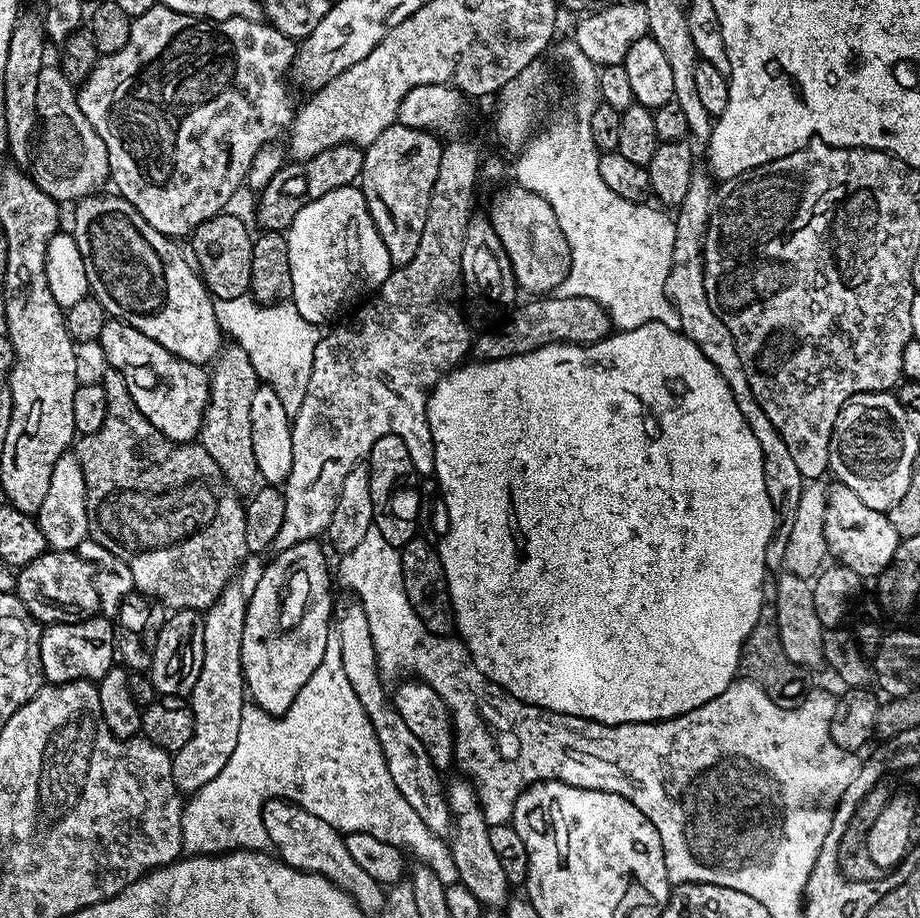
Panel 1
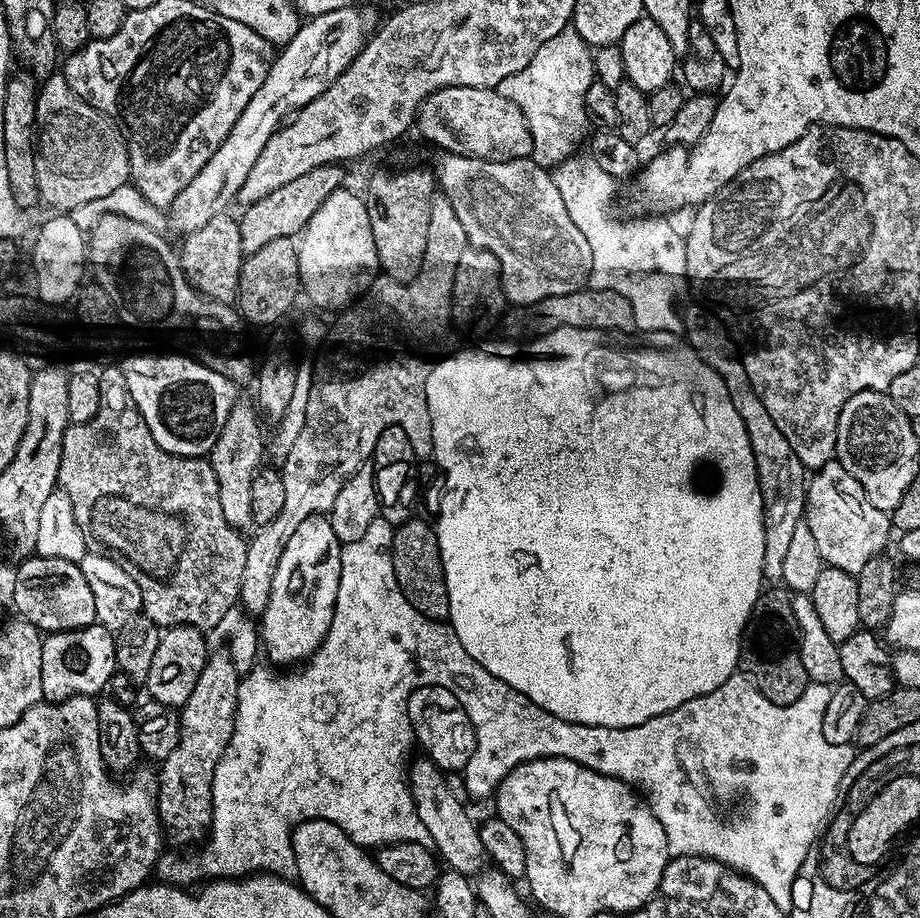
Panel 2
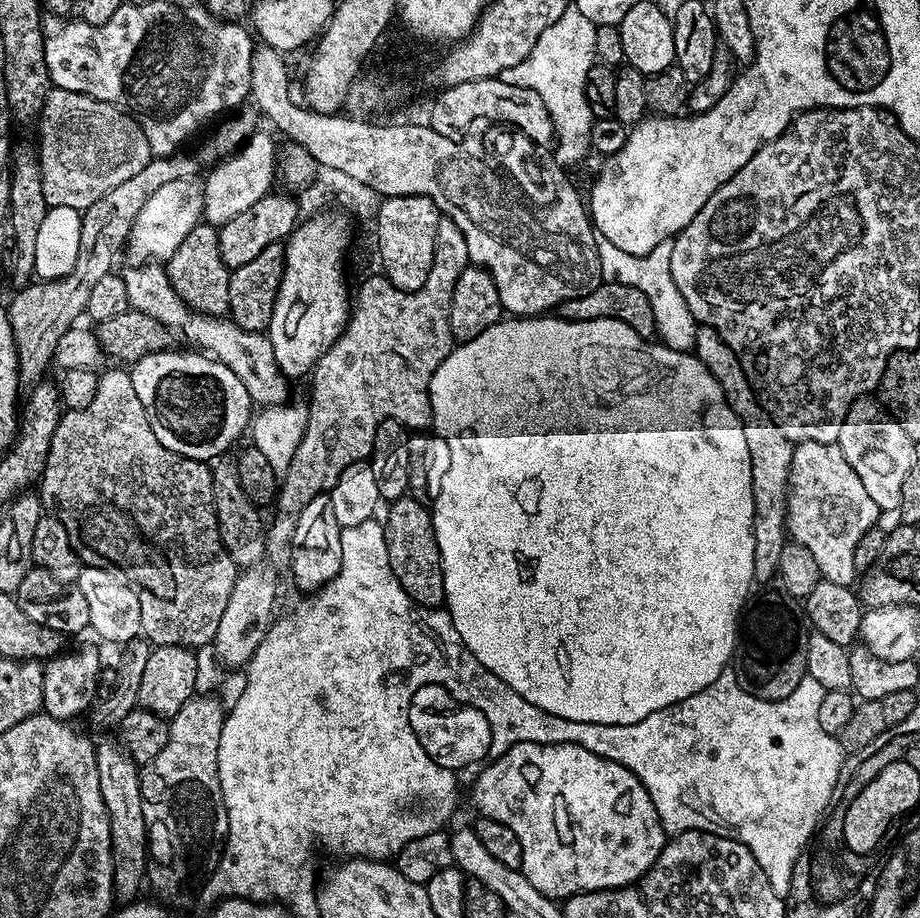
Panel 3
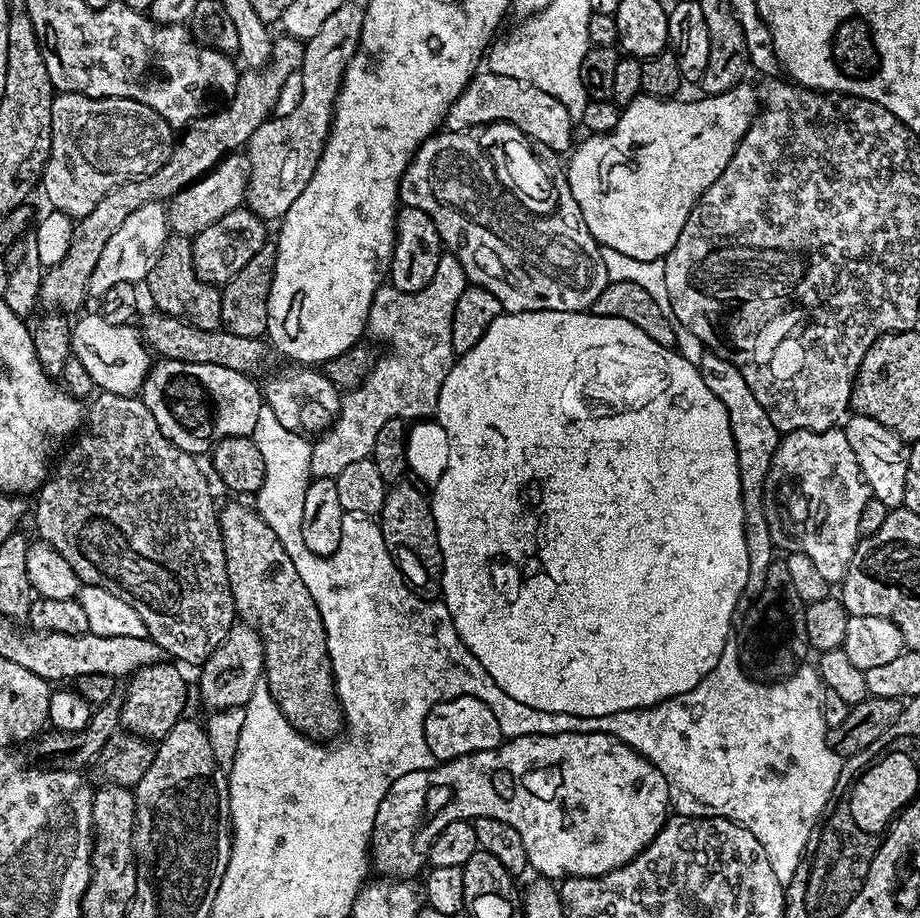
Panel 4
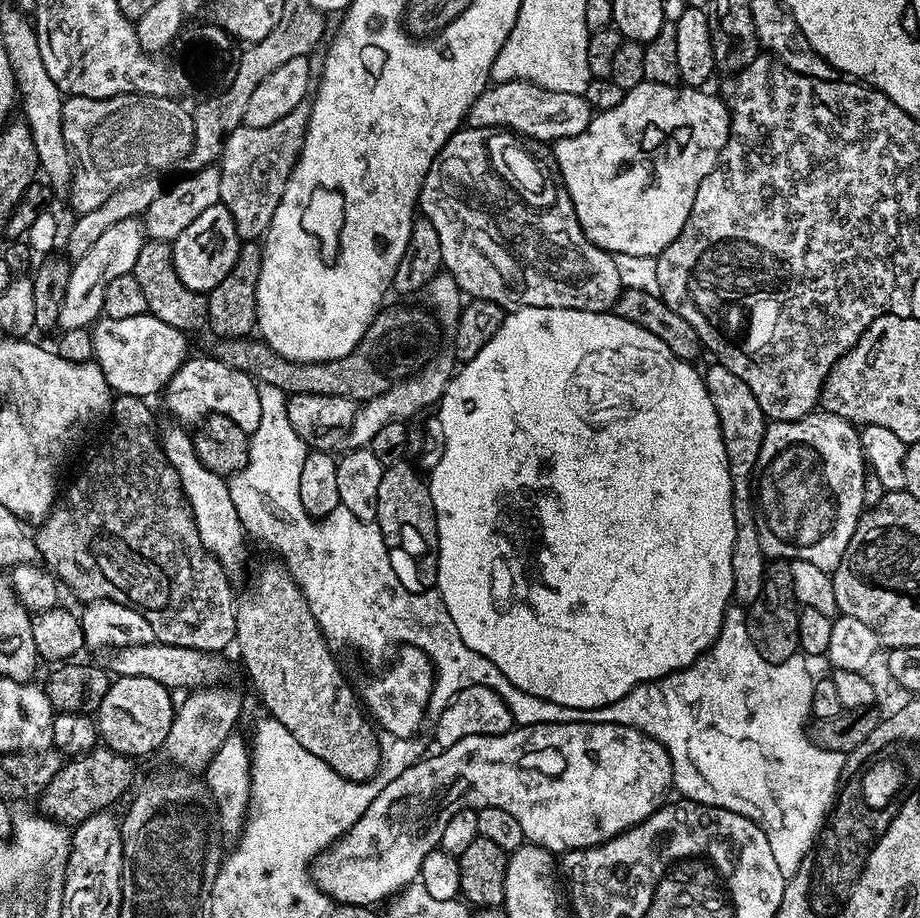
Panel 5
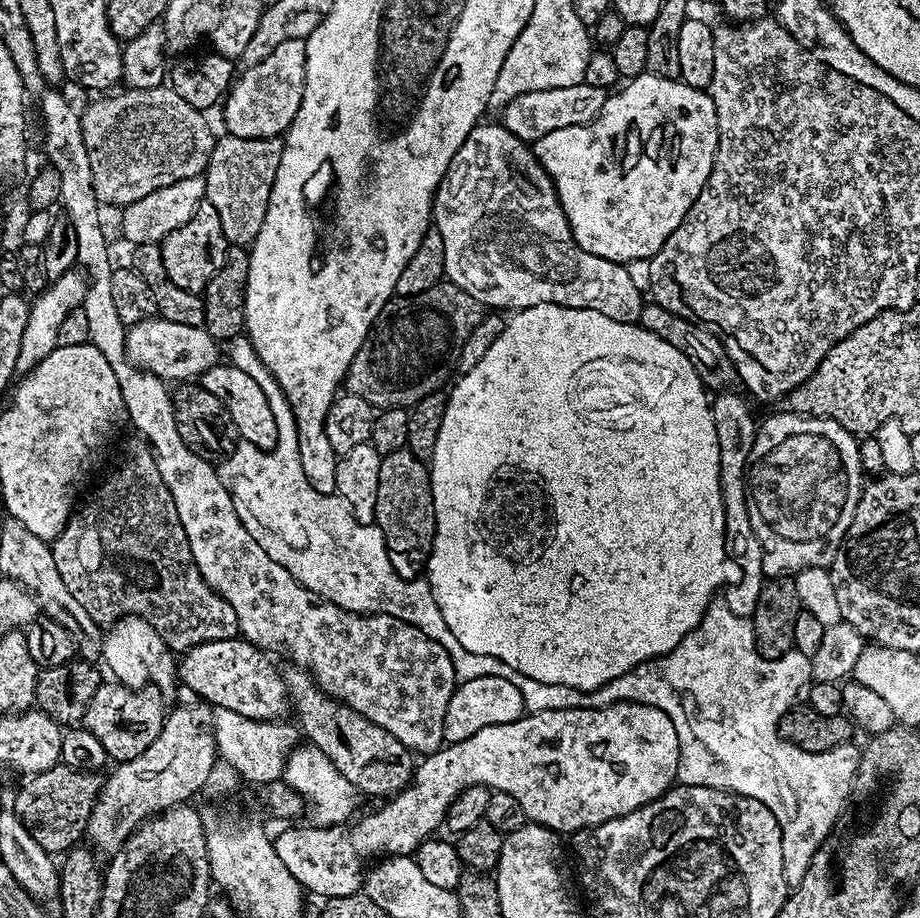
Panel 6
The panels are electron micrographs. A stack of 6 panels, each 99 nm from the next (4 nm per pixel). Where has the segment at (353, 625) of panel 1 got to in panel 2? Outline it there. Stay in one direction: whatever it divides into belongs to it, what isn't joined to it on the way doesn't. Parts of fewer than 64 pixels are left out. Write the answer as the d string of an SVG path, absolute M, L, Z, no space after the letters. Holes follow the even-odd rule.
M413 759L407 769L407 784L413 796L418 818L429 831L432 839L431 847L451 871L465 874L479 873L482 868L480 863L485 863L486 857L477 821L475 819L472 821L472 816L464 809L463 802L452 793L452 788L448 785L449 777L431 760L419 759L416 761Z

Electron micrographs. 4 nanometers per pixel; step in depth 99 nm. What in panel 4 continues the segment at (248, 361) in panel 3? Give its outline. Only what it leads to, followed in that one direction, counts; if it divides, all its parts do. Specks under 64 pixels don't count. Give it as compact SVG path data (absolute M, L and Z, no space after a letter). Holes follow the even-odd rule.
M288 366L281 376L276 376L262 388L263 403L274 410L274 418L286 426L286 430L301 434L319 434L331 428L340 413L341 389L328 381L323 371L312 366Z

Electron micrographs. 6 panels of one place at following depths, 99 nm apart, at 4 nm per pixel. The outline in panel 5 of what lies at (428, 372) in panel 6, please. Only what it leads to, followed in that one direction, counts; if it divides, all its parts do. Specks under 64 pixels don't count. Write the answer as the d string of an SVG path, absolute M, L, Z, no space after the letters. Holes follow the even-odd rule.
M385 307L376 315L374 322L370 322L366 334L362 334L358 346L354 346L350 354L321 364L299 364L297 360L278 354L260 338L220 340L214 356L226 366L245 372L260 384L278 386L278 390L288 396L318 394L341 396L357 402L372 400L390 390L398 381L413 376L432 359L438 324L431 311L420 308Z

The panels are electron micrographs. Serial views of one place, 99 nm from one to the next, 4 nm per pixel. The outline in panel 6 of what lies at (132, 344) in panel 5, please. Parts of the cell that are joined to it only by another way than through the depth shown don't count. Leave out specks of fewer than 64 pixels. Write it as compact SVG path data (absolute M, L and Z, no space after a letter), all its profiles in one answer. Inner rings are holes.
M153 318L131 325L124 338L124 349L141 372L149 372L165 382L188 382L192 372L202 374L221 363L221 345L204 327L181 326L178 322Z

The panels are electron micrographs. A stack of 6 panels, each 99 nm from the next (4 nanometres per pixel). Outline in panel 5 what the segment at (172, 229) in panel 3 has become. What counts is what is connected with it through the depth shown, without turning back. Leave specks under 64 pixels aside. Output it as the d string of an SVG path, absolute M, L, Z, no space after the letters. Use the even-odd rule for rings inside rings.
M135 217L123 219L122 222L116 222L114 226L104 230L90 250L75 259L72 264L70 281L66 286L66 297L63 299L56 323L61 331L88 328L101 317L106 288L110 280L131 273L145 239L143 227Z

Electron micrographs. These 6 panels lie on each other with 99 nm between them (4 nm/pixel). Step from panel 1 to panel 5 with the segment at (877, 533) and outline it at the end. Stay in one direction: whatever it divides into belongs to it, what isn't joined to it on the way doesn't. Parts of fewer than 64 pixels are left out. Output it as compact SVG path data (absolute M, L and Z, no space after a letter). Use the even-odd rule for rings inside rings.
M817 410L800 420L774 420L765 427L762 438L762 450L756 459L756 471L754 473L754 503L756 505L756 525L758 526L758 538L760 539L760 549L769 561L773 560L805 560L814 562L818 570L826 570L833 573L854 534L856 524L860 520L860 513L865 511L862 502L862 486L864 473L866 471L866 461L864 451L860 448L859 431L848 420L840 416L835 416L833 412Z

